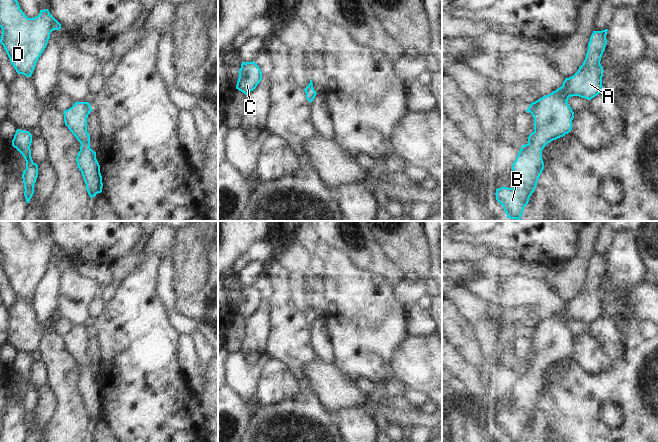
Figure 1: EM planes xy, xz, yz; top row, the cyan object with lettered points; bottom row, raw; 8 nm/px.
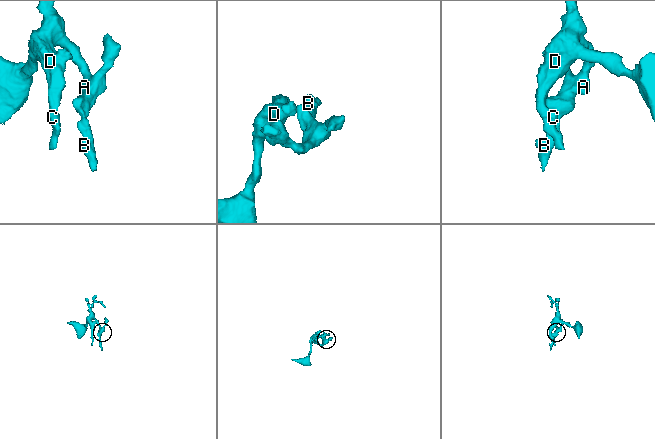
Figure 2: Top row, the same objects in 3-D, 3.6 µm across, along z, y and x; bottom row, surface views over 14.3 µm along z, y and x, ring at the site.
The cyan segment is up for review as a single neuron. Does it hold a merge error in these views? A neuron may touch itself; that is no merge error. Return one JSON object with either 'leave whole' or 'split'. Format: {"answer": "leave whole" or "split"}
{"answer": "leave whole"}

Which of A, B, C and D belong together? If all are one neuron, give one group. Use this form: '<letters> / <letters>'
A B C D

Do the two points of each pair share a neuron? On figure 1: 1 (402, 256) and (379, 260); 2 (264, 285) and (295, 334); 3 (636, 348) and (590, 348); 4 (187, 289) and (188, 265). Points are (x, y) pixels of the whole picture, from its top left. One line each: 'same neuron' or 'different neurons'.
1: different neurons
2: different neurons
3: different neurons
4: same neuron

